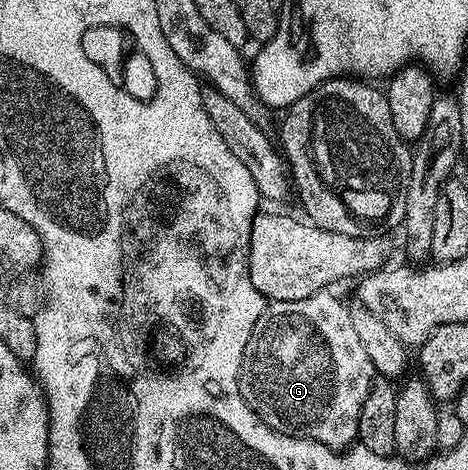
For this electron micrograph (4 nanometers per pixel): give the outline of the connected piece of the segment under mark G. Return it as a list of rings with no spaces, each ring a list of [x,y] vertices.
[[[325,290],[294,302],[269,303],[244,347],[239,381],[240,393],[250,410],[275,432],[297,436],[299,440],[313,440],[327,448],[347,450],[357,443],[362,402],[366,402],[366,394],[370,394],[377,370],[350,323],[349,305],[343,304],[334,293]]]

